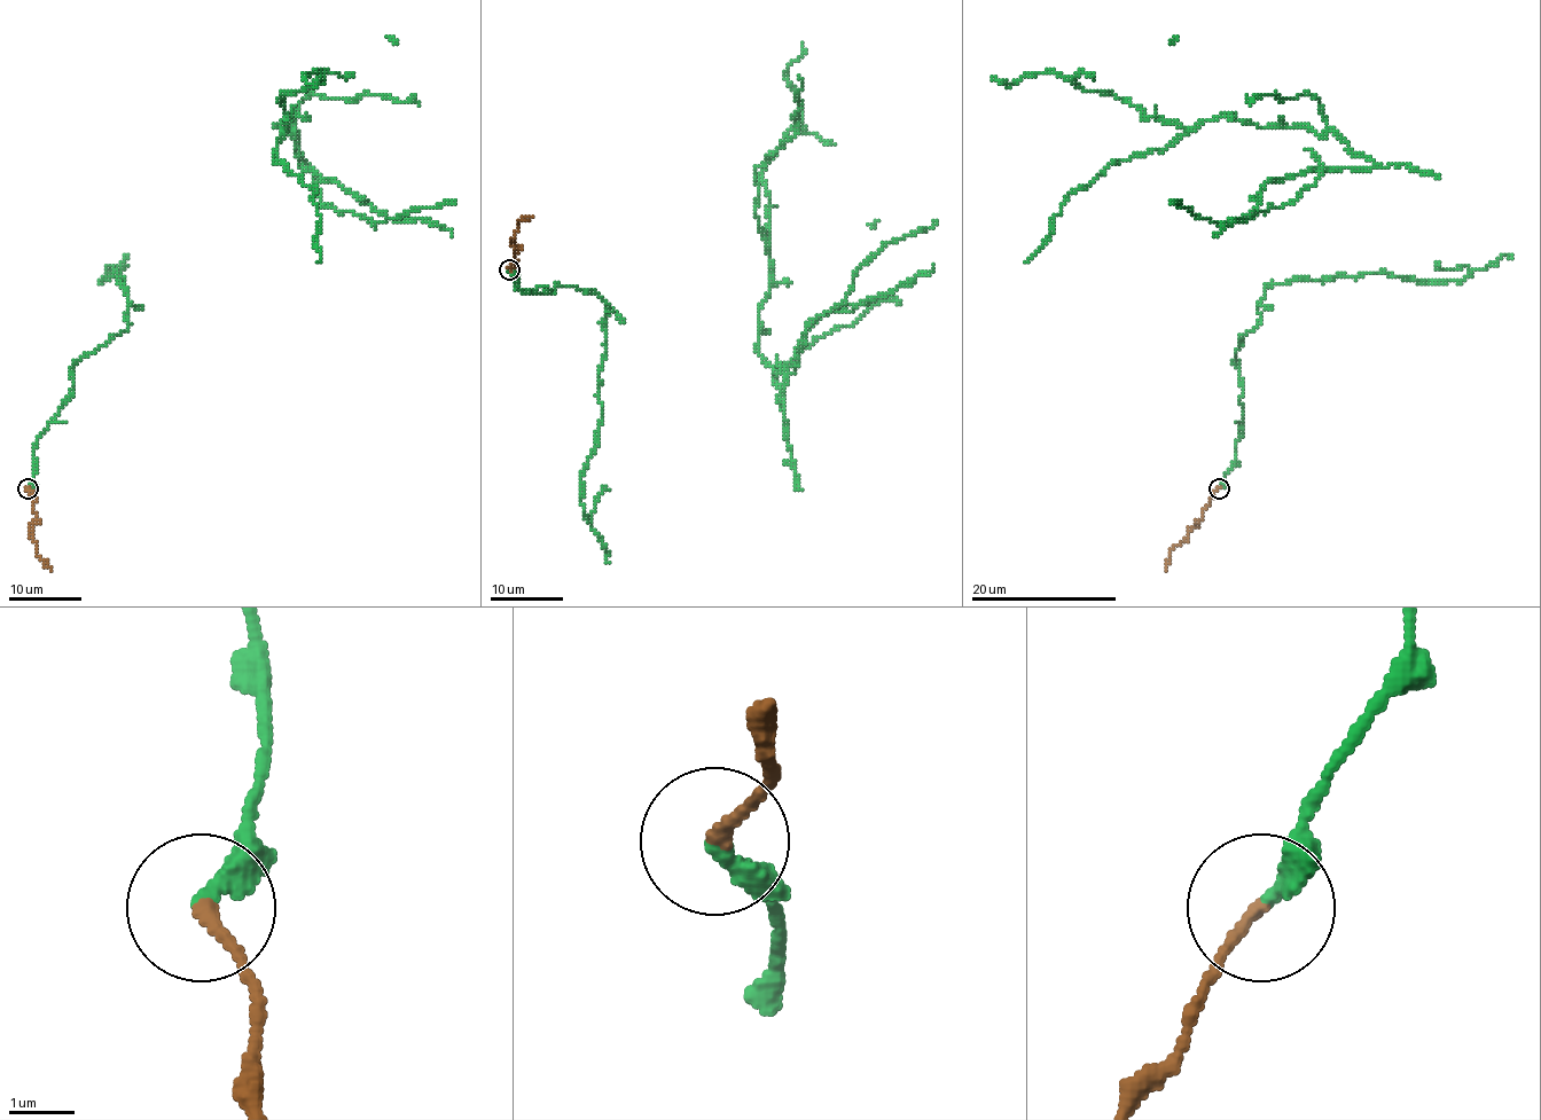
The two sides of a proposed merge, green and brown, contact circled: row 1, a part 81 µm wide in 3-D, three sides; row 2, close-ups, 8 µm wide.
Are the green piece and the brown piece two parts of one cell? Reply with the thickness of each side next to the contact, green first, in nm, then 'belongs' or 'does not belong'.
280 nm thick on the green side, 200 nm on the other; belongs

